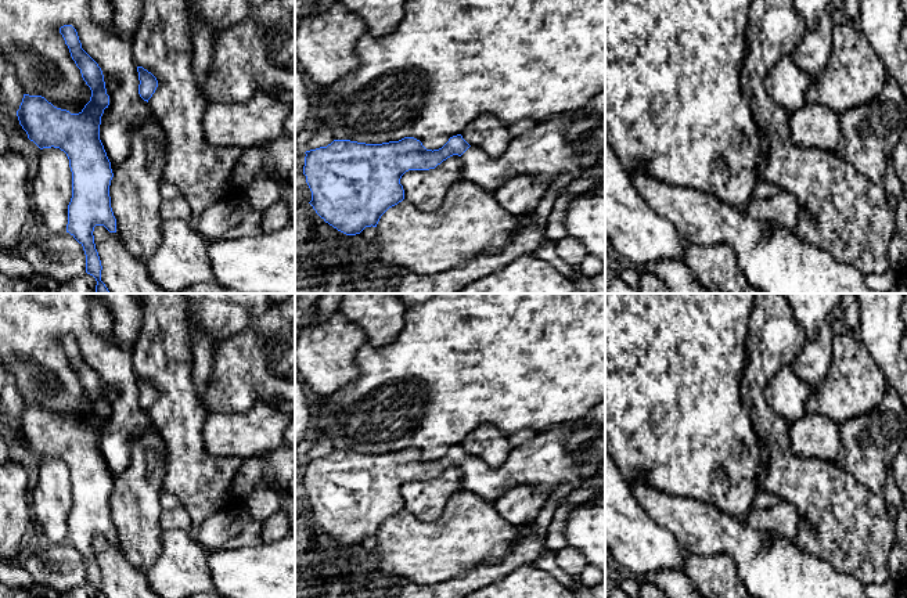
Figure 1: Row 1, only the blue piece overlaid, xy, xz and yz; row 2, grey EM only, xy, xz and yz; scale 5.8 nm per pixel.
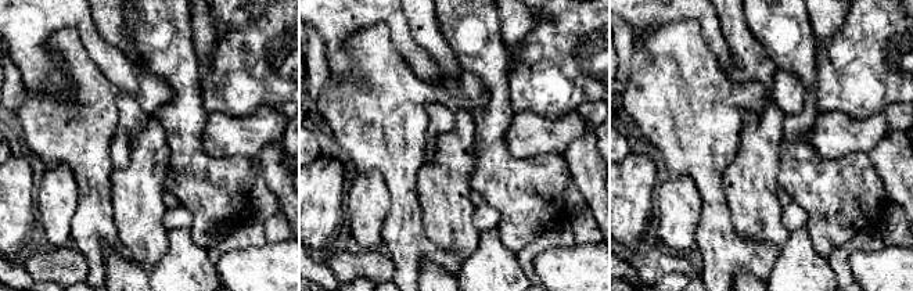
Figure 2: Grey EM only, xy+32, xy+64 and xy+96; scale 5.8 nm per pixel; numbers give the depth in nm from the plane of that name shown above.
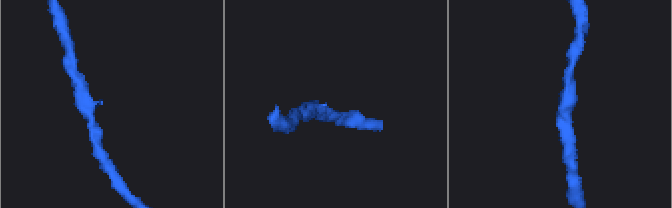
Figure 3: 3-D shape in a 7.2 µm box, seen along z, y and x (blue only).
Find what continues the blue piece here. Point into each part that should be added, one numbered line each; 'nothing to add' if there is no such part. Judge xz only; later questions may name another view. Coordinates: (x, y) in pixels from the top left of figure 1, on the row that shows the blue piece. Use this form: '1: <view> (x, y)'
1: xz (543, 154)

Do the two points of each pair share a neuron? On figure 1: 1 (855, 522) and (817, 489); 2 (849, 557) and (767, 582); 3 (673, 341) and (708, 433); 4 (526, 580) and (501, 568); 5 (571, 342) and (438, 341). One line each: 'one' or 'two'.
1: one
2: two
3: one
4: two
5: one

